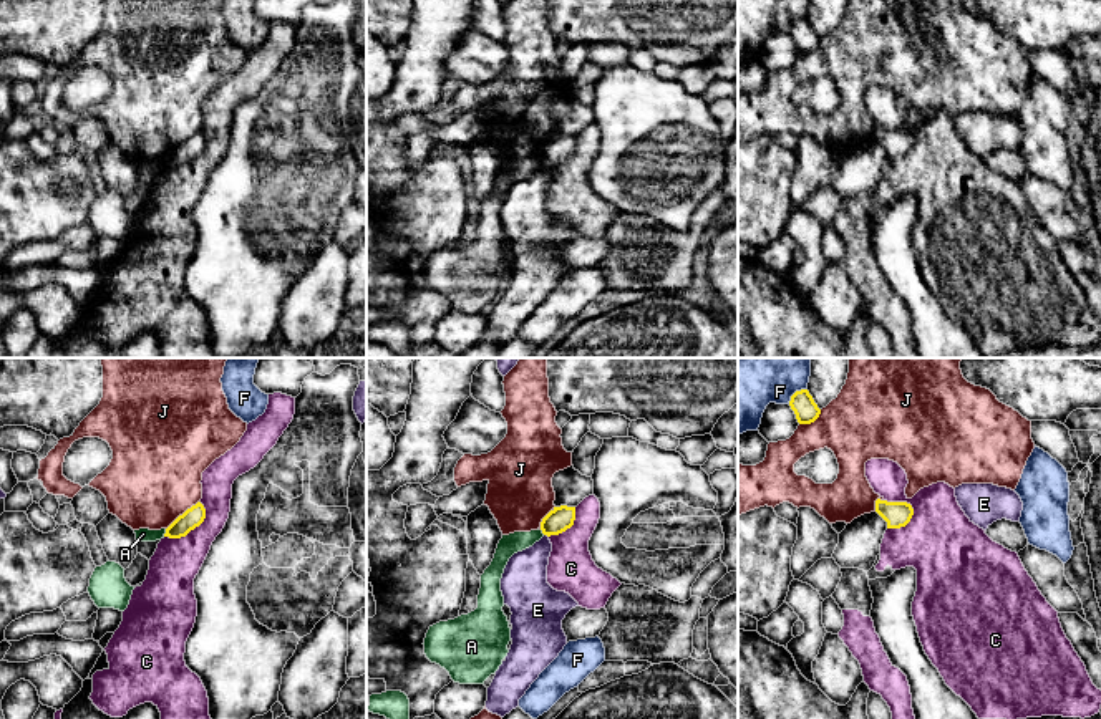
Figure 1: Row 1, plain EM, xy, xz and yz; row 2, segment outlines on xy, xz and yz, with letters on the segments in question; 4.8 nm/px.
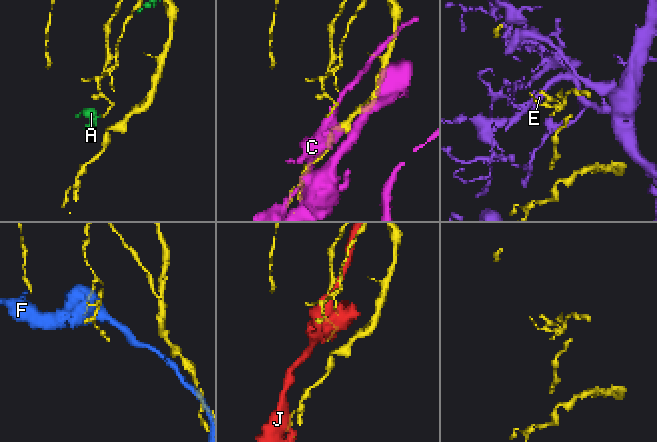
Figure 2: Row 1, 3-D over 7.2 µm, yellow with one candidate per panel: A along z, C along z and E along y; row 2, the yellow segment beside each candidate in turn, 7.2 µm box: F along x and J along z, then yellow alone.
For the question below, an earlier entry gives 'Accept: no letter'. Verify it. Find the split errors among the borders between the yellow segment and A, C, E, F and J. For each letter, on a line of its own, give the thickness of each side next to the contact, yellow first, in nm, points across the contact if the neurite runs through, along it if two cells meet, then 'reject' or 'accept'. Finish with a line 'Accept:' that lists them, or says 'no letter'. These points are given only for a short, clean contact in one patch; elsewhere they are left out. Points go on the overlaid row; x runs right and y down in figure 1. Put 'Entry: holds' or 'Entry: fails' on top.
Entry: holds
A: 100/60 nm | along xy (166, 529), (163, 535) | reject
C: 130/360 nm | reject
E: 120/220 nm | reject
F: 120/460 nm | reject
J: 100/460 nm | reject
Accept: no letter

